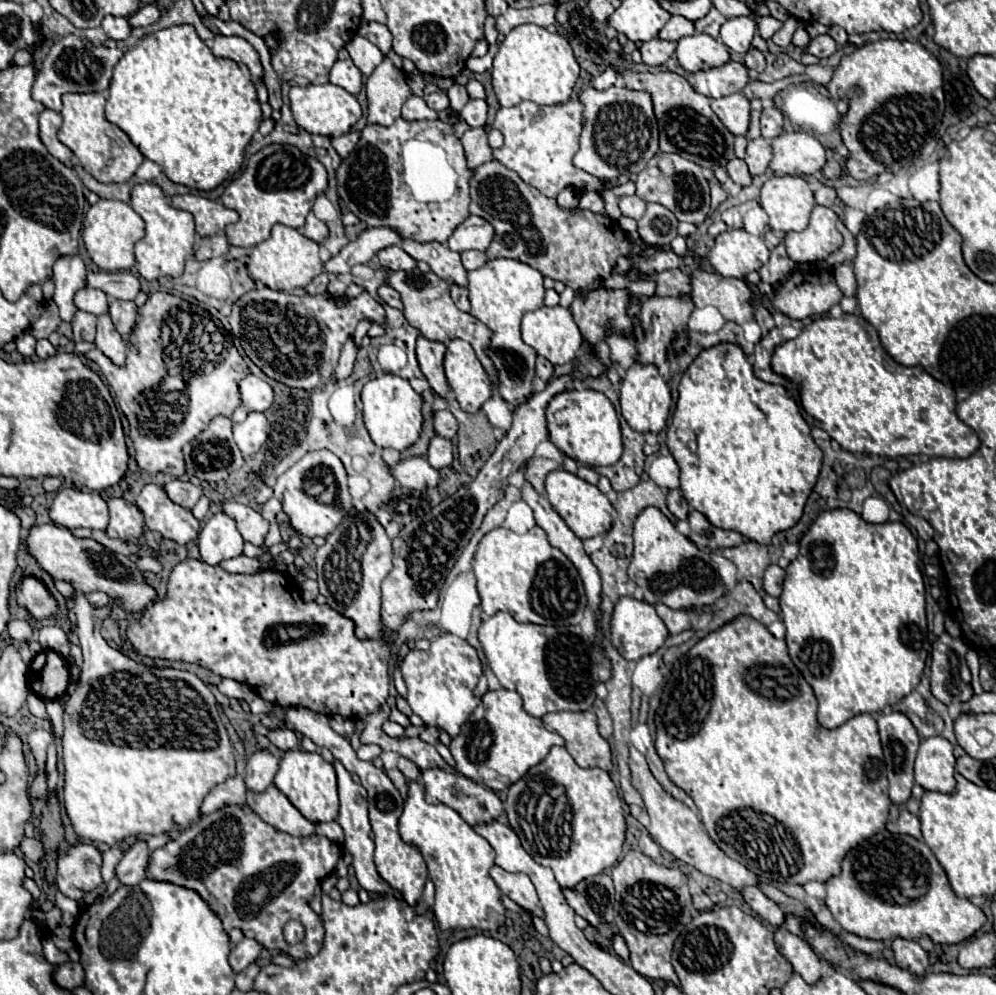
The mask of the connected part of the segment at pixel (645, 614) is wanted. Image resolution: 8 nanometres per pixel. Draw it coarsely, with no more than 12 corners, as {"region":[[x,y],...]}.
{"region":[[618,599],[610,641],[624,659],[658,651],[668,629],[650,603]]}

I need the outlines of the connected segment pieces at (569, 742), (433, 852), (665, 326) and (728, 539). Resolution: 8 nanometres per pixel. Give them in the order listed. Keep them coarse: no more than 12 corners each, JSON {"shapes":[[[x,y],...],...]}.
{"shapes":[[[592,711],[544,715],[580,767],[610,773],[612,751]],[[410,781],[400,837],[436,885],[440,929],[496,931],[494,851]],[[692,297],[642,303],[636,363],[670,377],[670,341],[686,329]],[[700,511],[688,513],[692,543],[708,549],[736,547],[742,535],[714,527]]]}

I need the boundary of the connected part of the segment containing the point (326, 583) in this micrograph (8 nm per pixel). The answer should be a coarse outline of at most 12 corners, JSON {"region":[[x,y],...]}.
{"region":[[352,509],[314,553],[320,593],[378,639],[392,541]]}

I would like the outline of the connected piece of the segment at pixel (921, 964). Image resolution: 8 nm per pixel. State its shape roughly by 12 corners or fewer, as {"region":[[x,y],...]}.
{"region":[[890,941],[894,963],[918,979],[930,961],[918,941]]}

